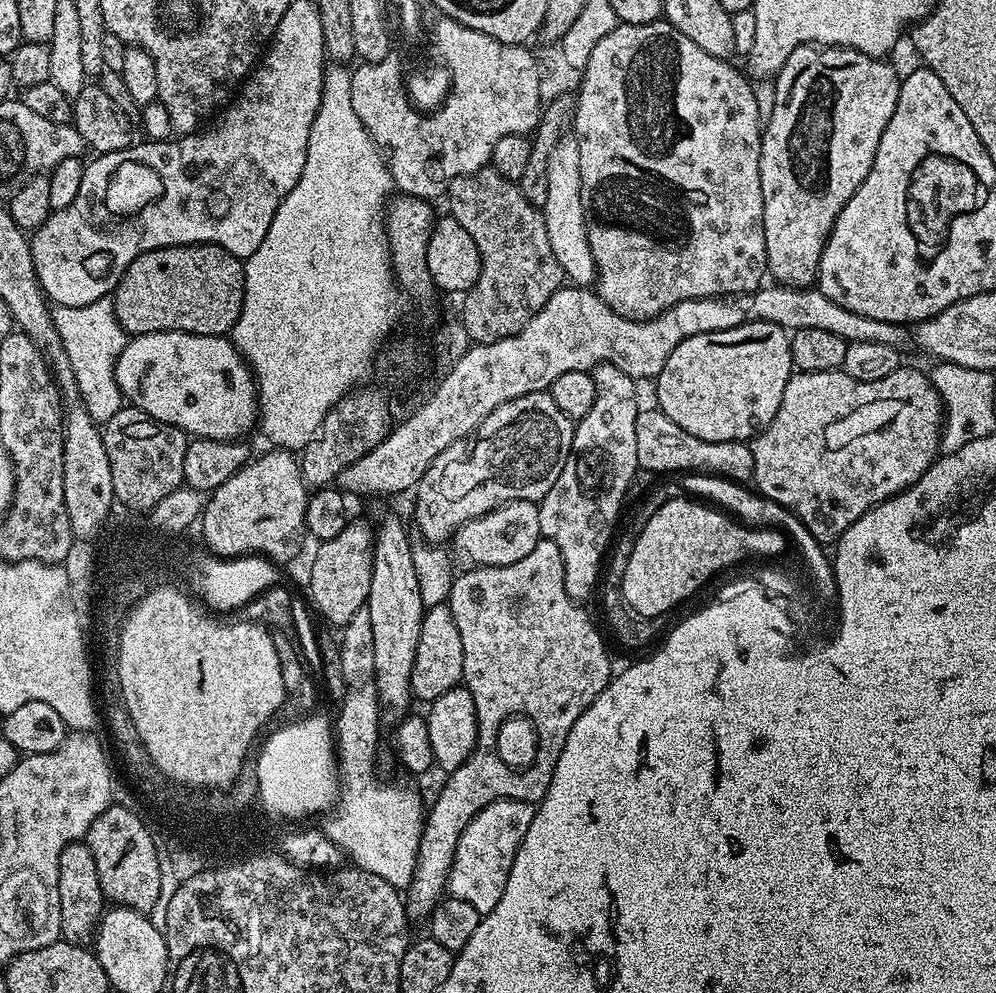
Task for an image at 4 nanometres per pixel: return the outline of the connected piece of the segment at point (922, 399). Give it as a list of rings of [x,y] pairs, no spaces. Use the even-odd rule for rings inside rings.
[[[902,366],[878,382],[858,382],[842,370],[797,371],[782,390],[778,414],[750,441],[755,491],[780,503],[803,520],[806,530],[823,546],[835,545],[841,534],[866,510],[903,492],[938,459],[944,404],[929,373]]]

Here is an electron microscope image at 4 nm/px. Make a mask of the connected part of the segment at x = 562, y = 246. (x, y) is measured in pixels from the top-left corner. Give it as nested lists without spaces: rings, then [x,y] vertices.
[[[565,134],[558,146],[554,146],[554,154],[550,154],[549,189],[546,194],[544,221],[546,222],[546,238],[550,238],[550,250],[554,250],[554,258],[558,258],[558,266],[562,266],[565,277],[576,286],[592,286],[596,283],[596,263],[590,250],[590,238],[586,234],[586,218],[582,206],[582,170],[578,166],[578,142],[575,135]]]

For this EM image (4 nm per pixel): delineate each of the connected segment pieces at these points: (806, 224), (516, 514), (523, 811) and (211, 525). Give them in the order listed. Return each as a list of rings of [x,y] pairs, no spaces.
[[[805,46],[794,50],[790,58],[780,67],[774,81],[776,93],[774,112],[768,124],[763,125],[760,138],[760,177],[762,178],[762,202],[764,203],[764,237],[766,238],[766,258],[768,259],[767,275],[772,276],[777,285],[786,288],[807,288],[816,284],[816,271],[822,258],[824,244],[836,221],[836,216],[842,214],[842,206],[854,198],[854,190],[862,186],[866,174],[870,174],[870,166],[874,162],[874,154],[878,150],[878,142],[882,138],[882,130],[886,130],[886,122],[894,114],[894,106],[898,106],[901,77],[896,76],[894,69],[884,58],[867,56],[853,48],[838,48],[835,46]]]
[[[515,500],[503,504],[484,516],[466,522],[455,529],[450,544],[456,547],[456,552],[465,560],[465,565],[478,568],[490,566],[510,566],[510,562],[518,562],[518,558],[526,558],[530,550],[542,539],[540,523],[538,522],[539,507],[530,500]]]
[[[499,800],[483,808],[470,826],[466,826],[458,842],[448,875],[447,895],[470,902],[470,906],[482,914],[494,910],[498,898],[502,898],[502,890],[506,890],[506,878],[510,878],[514,854],[518,854],[518,846],[522,846],[522,838],[526,838],[526,830],[530,830],[535,813],[535,804],[517,800]]]
[[[268,450],[265,456],[249,459],[243,468],[239,468],[222,486],[218,486],[207,497],[202,513],[204,540],[207,551],[218,557],[233,558],[258,556],[265,557],[277,565],[283,566],[300,552],[308,531],[306,508],[310,490],[304,485],[300,473],[300,461],[291,451]]]

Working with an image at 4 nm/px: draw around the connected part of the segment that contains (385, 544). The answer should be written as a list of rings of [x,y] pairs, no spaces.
[[[388,516],[374,528],[372,545],[372,577],[370,578],[370,594],[366,605],[370,614],[370,627],[374,629],[374,696],[380,701],[381,709],[404,708],[413,703],[412,671],[414,670],[414,654],[418,650],[418,638],[422,630],[422,618],[425,606],[418,586],[418,574],[414,574],[414,558],[412,557],[413,541],[408,540],[408,532],[404,524],[396,516]]]

